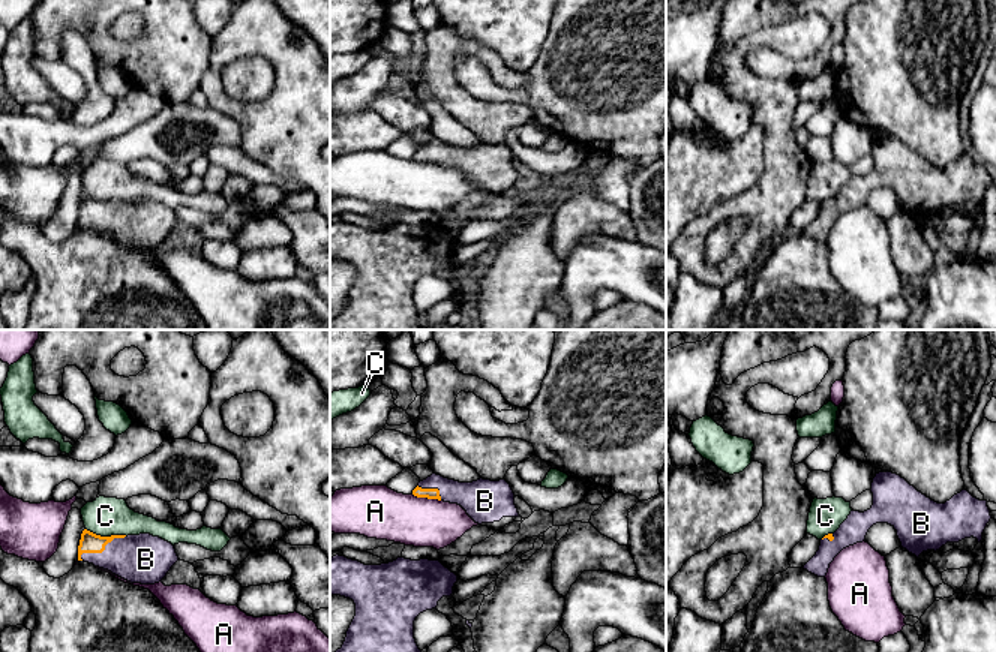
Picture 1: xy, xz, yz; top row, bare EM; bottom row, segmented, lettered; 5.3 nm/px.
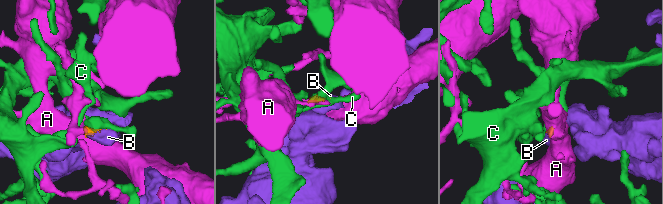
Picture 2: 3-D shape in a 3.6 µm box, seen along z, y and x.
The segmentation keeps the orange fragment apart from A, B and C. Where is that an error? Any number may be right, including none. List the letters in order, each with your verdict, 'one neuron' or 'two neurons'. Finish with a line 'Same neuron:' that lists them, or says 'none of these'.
A: two neurons
B: one neuron
C: two neurons
Same neuron: B

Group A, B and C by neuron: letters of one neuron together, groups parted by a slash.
A / B / C

